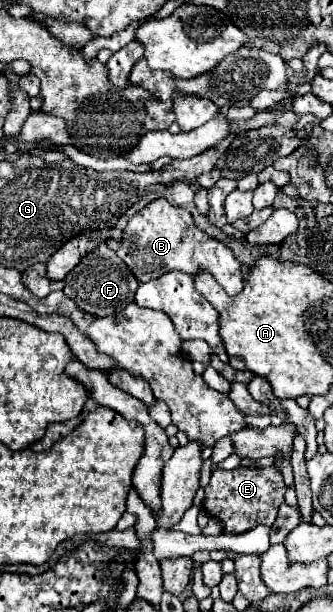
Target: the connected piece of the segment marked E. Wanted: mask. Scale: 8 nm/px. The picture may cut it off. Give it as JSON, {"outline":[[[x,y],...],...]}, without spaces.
{"outline":[[[237,467],[231,471],[215,469],[205,487],[203,507],[223,523],[225,533],[243,533],[257,525],[271,527],[279,505],[285,501],[285,483],[277,467]]]}

